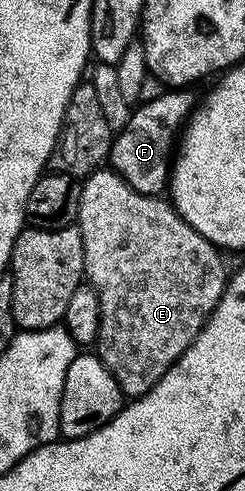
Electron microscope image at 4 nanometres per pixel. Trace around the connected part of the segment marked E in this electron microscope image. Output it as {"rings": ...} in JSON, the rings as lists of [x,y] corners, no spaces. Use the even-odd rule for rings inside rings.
{"rings":[[[109,166],[97,168],[81,181],[81,185],[80,210],[76,226],[80,230],[84,242],[84,266],[86,267],[84,276],[100,298],[100,334],[96,345],[96,355],[104,362],[104,366],[108,366],[112,378],[116,378],[123,397],[137,398],[148,390],[152,390],[152,386],[156,386],[156,382],[160,382],[160,378],[164,378],[166,371],[177,362],[184,354],[184,350],[188,350],[188,346],[192,346],[194,339],[201,334],[203,326],[216,310],[216,306],[224,294],[228,271],[226,272],[226,264],[222,261],[223,253],[215,248],[212,242],[205,240],[199,232],[192,230],[192,226],[188,226],[188,222],[184,222],[184,218],[174,209],[174,205],[169,199],[162,196],[145,196],[132,190],[132,186],[128,186],[124,177]]]}

